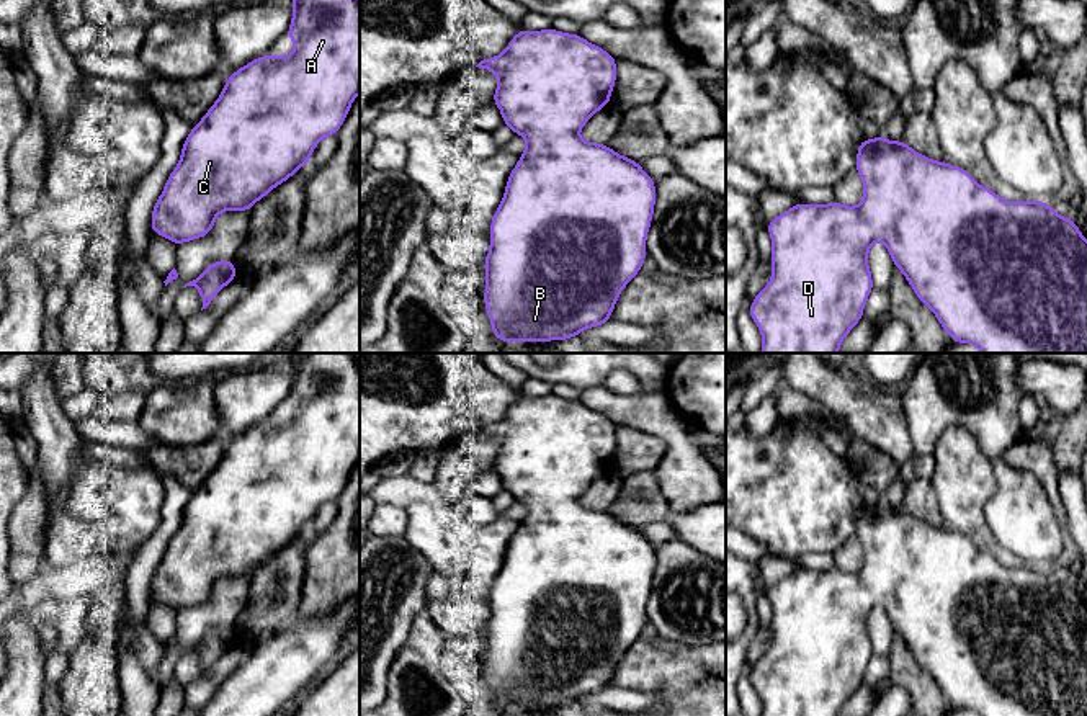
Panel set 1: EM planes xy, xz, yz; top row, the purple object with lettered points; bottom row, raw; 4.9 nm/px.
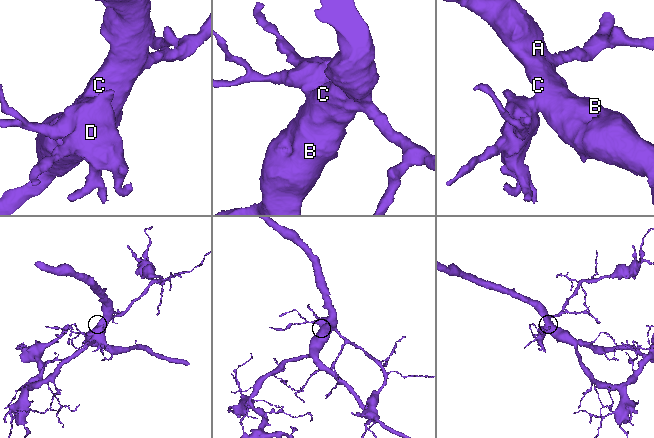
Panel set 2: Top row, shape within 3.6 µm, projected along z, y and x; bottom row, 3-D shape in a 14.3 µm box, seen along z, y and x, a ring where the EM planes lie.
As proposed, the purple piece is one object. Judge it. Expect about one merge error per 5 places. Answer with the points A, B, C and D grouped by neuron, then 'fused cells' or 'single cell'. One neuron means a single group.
A B C D; single cell

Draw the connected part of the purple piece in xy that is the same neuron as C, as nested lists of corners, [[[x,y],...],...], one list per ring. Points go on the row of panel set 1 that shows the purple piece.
[[[293,0],[289,29],[283,34],[296,41],[289,56],[268,52],[237,69],[226,82],[221,96],[191,128],[181,145],[181,157],[155,201],[150,230],[173,245],[211,234],[222,211],[247,211],[273,188],[309,165],[315,145],[335,136],[353,100],[360,93],[360,0]]]

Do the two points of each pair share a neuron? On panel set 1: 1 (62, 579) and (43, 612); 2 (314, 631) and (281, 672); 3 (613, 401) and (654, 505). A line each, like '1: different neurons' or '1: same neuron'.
1: different neurons
2: same neuron
3: different neurons

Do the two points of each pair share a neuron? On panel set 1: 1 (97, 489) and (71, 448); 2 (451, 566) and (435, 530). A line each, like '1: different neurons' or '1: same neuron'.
1: different neurons
2: same neuron

